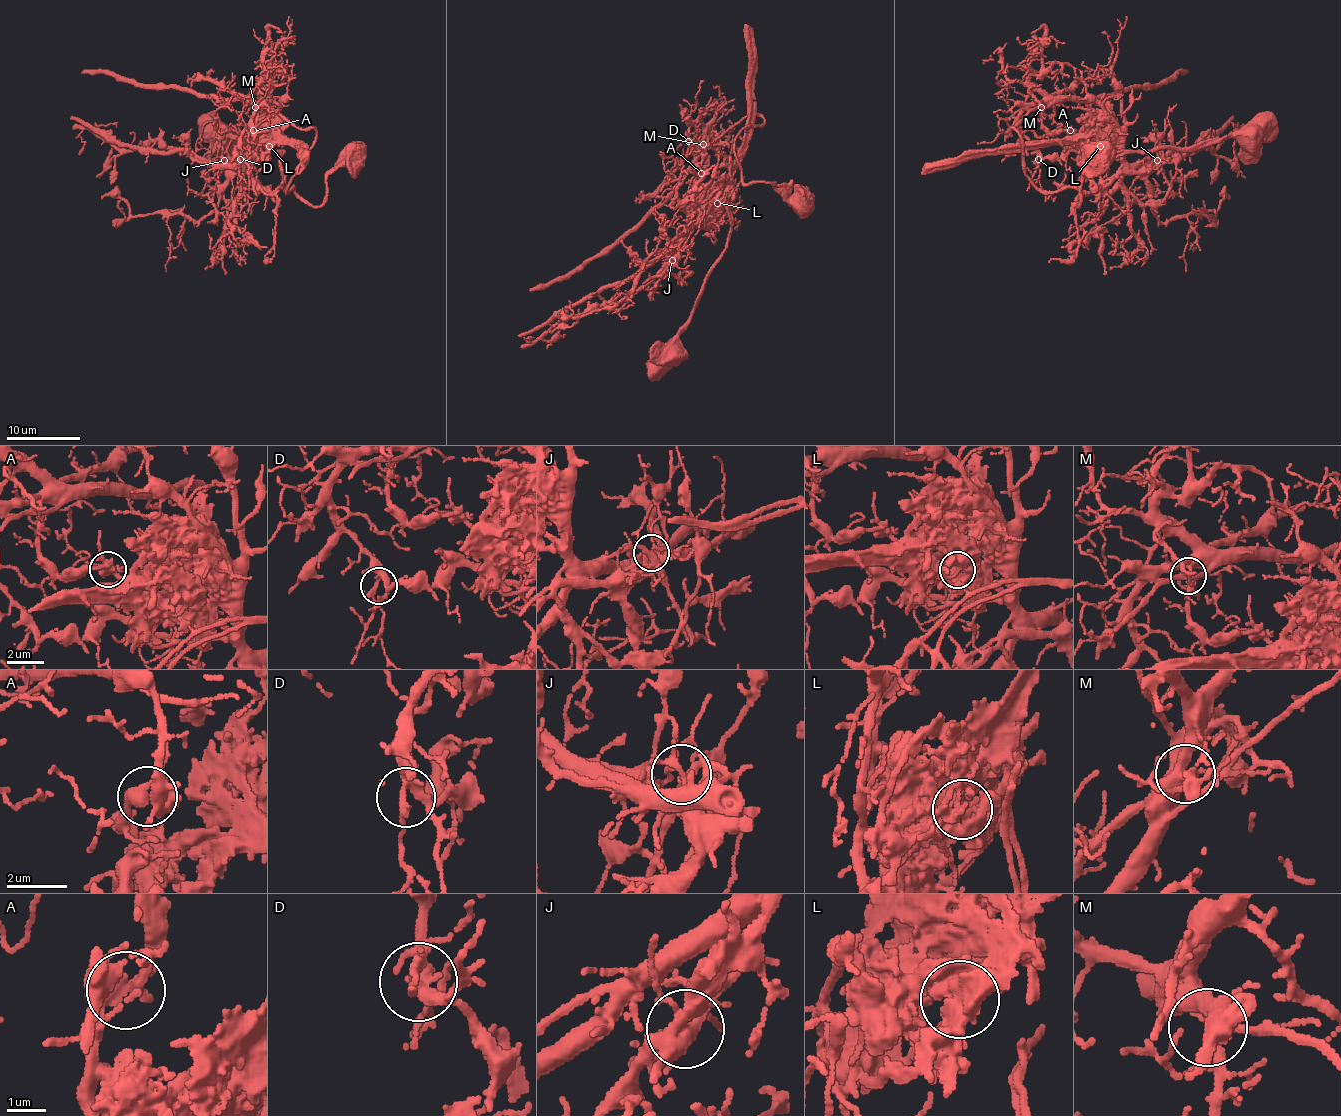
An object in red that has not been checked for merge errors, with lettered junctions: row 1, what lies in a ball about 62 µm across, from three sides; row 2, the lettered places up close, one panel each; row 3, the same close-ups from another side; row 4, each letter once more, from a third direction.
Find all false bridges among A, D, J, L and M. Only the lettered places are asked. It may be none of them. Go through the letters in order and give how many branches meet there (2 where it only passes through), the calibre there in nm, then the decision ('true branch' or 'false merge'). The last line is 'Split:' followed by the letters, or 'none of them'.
A: 3 branches meet; 320 nm thick; false merge
D: 3 branches meet; 280 nm thick; true branch
J: 4 branches meet; 280 nm thick; false merge
L: 4 branches meet; 240 nm thick; false merge
M: 4 branches meet; 280 nm thick; true branch
Split: A, J, L

